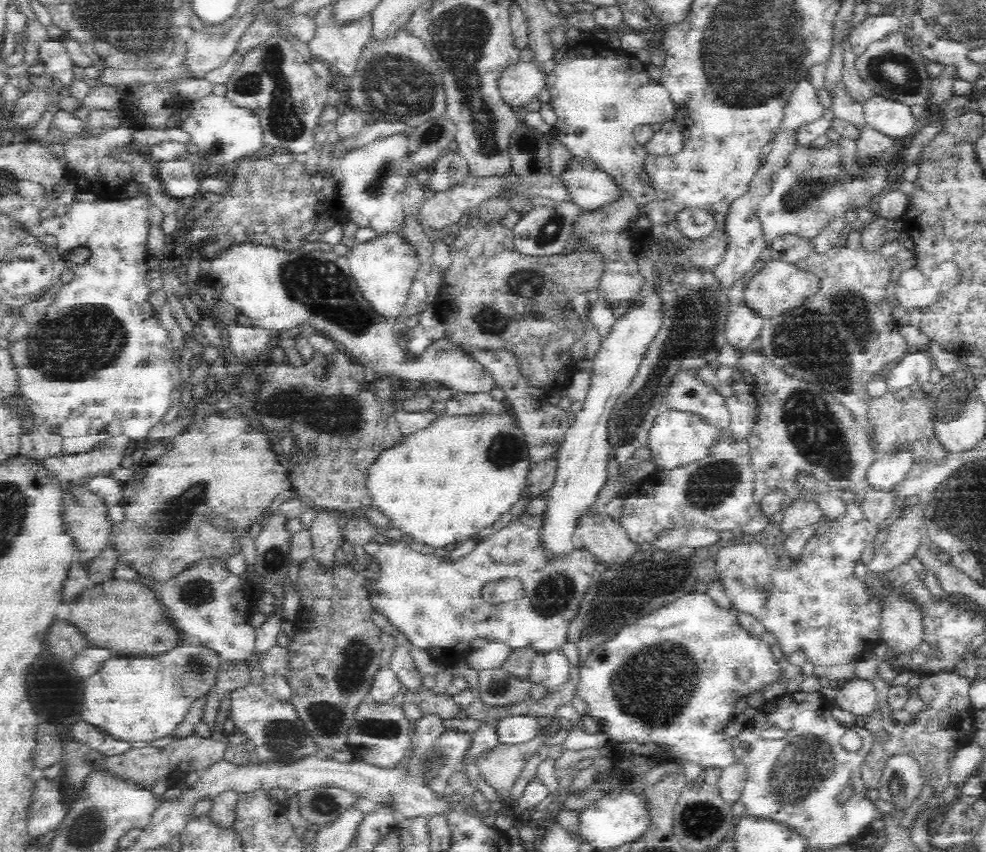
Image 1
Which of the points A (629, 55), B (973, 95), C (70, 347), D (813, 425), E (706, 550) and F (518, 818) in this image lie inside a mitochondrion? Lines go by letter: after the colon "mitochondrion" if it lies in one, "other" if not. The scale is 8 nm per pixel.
A: other
B: other
C: mitochondrion
D: mitochondrion
E: other
F: other

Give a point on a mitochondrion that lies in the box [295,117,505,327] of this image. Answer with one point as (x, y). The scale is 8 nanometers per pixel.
(375, 187)

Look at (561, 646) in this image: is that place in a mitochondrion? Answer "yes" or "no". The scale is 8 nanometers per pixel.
no

